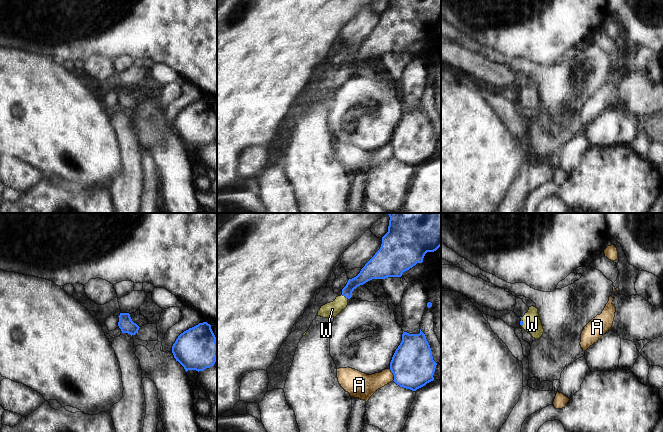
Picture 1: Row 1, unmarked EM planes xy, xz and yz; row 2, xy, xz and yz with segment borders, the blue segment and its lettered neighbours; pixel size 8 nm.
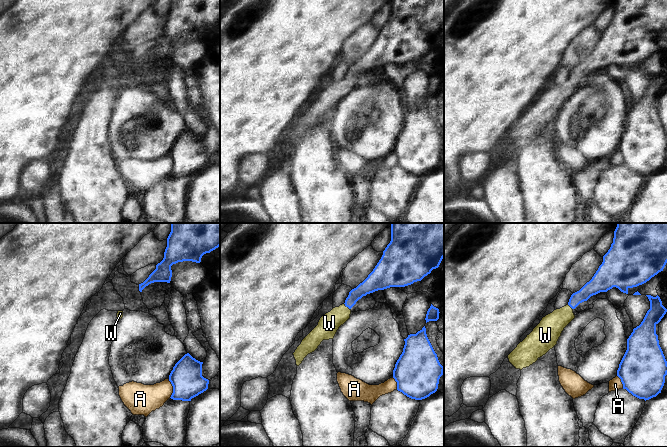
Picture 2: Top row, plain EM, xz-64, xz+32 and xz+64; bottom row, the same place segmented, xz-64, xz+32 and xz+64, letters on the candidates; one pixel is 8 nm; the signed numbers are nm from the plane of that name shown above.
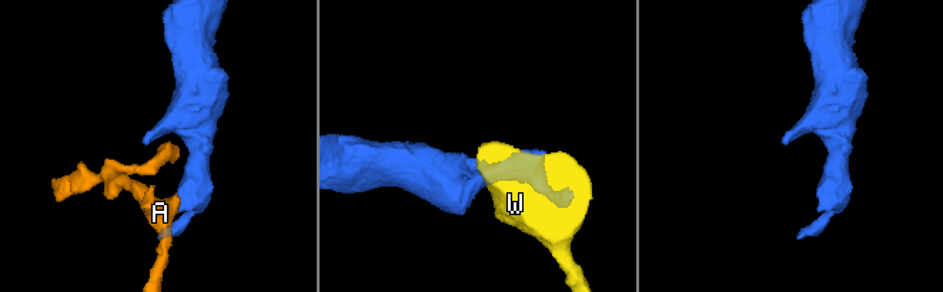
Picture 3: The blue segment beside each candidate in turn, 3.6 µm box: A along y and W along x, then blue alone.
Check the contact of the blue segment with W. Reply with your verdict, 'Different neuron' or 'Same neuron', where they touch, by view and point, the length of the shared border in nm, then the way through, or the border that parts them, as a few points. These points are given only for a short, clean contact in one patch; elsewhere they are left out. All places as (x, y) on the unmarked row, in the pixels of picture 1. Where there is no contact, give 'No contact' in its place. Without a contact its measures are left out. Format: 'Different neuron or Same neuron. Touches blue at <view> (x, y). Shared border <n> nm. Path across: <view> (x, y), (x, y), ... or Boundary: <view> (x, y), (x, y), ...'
Same neuron. Touches blue at xz (345, 72). Shared border 70 nm. Path across: xz (366, 50), (347, 67), (345, 72), (332, 85).

